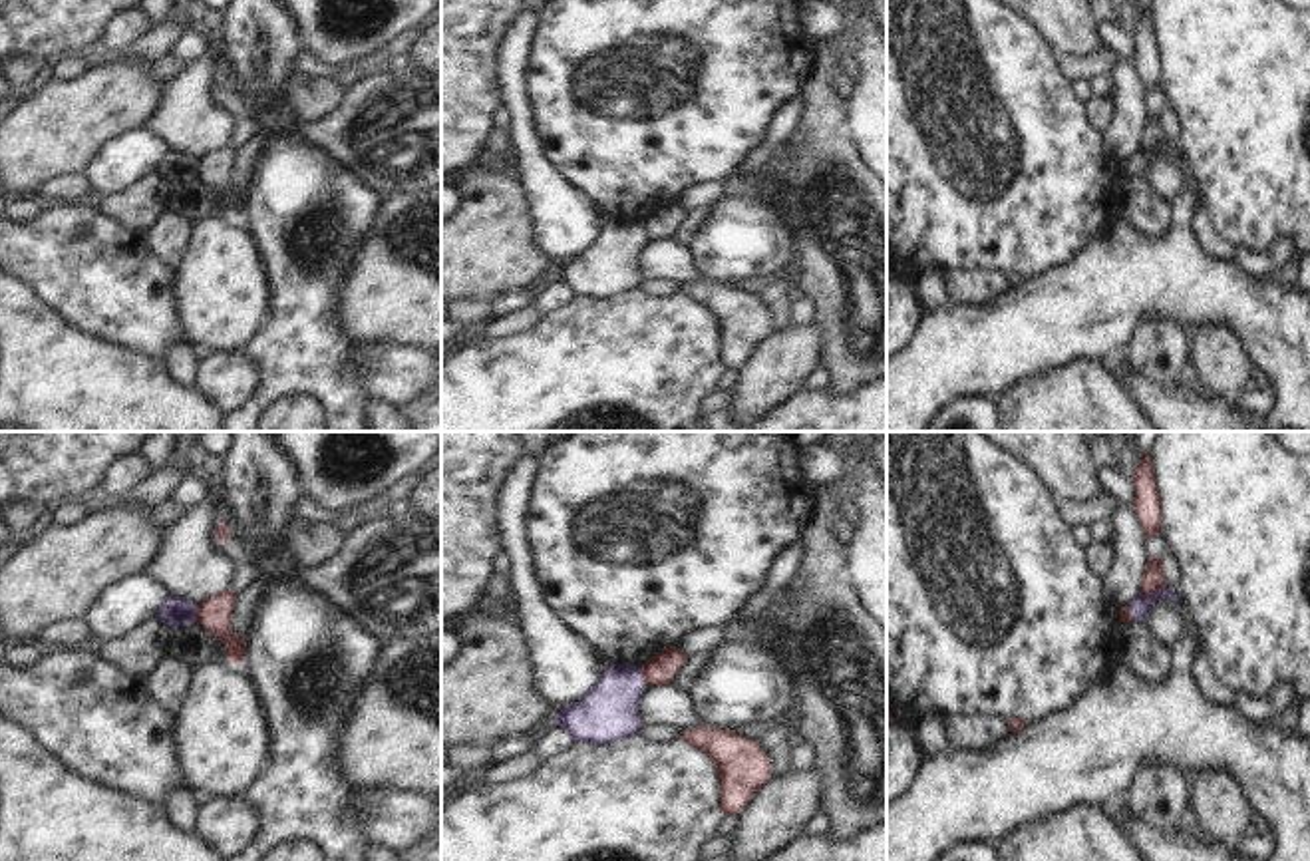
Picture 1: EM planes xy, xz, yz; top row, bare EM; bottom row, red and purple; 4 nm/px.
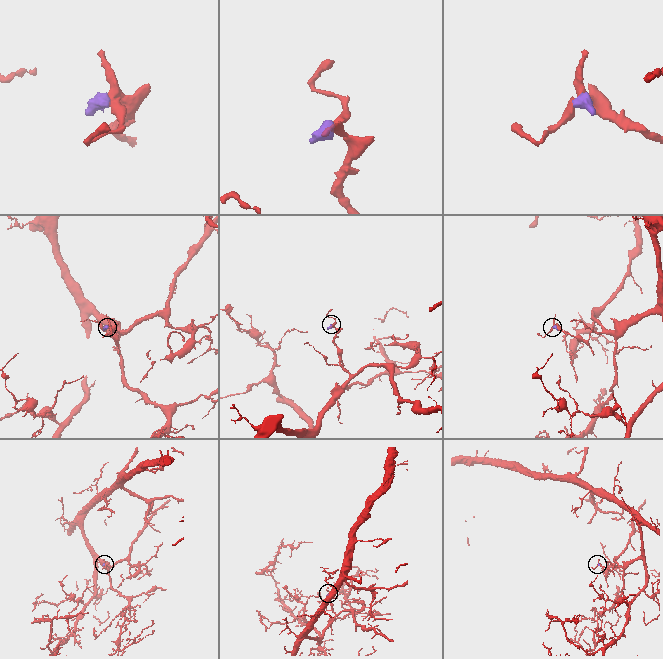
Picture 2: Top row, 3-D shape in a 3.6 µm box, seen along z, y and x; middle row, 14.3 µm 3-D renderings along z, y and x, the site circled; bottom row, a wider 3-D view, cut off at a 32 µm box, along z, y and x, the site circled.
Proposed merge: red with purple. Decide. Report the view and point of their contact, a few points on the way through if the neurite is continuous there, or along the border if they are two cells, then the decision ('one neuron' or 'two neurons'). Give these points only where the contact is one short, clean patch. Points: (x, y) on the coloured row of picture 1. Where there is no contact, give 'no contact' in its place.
meets red in yz at (1151, 593); border along yz (1165, 585), (1151, 593), (1140, 593); two neurons

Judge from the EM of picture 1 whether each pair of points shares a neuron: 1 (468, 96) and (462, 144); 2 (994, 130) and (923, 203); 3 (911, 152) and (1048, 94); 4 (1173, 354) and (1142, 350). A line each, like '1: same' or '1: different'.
1: same
2: same
3: same
4: same

